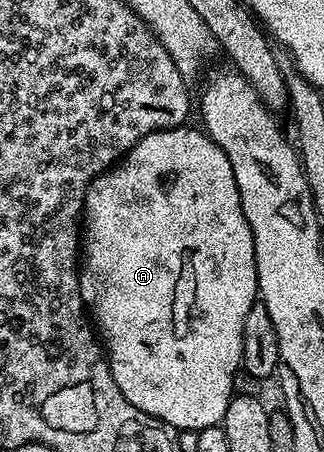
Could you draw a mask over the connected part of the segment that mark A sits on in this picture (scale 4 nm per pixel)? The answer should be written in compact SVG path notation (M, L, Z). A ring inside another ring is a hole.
M191 127L157 130L141 138L141 142L130 148L118 164L102 172L91 182L83 203L79 289L84 305L93 317L94 327L101 333L101 344L105 349L107 365L111 367L113 382L117 382L121 394L125 394L125 398L129 398L129 402L133 402L137 410L157 418L172 430L198 432L200 428L222 425L223 415L233 395L233 378L243 363L245 318L252 306L257 303L259 275L255 265L253 234L241 210L241 198L237 190L237 178L233 178L233 166L229 166L225 150L221 150L221 146L217 146L217 142L213 142L206 131Z

